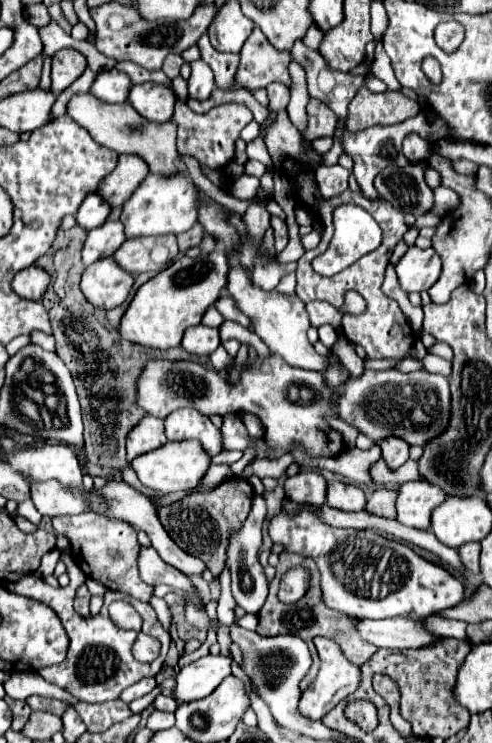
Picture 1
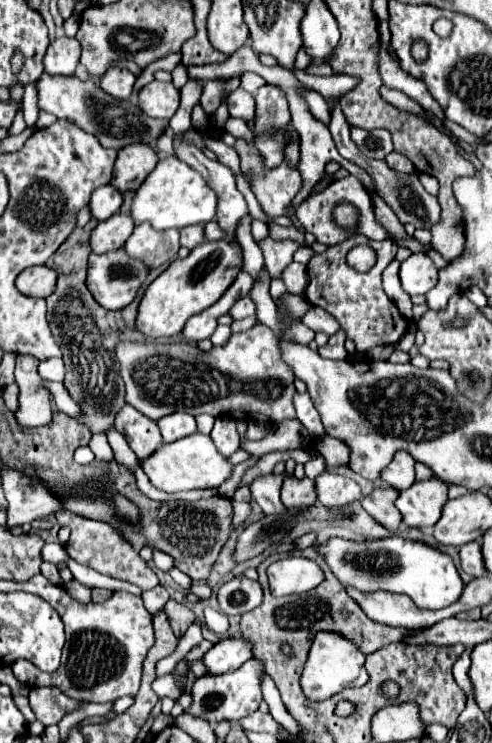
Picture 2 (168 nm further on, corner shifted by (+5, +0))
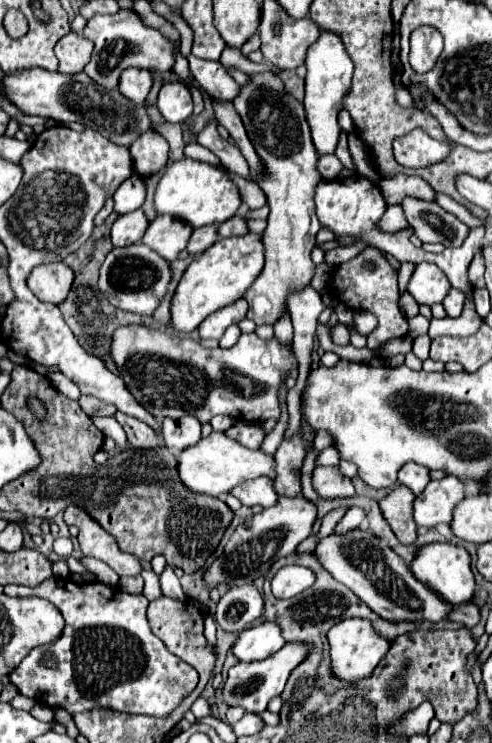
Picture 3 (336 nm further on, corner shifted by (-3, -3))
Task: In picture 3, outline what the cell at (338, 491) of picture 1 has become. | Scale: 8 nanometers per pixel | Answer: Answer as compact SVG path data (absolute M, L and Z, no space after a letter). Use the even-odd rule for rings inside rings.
M318 466L312 472L312 486L322 500L350 498L356 494L354 484L346 478L338 466Z

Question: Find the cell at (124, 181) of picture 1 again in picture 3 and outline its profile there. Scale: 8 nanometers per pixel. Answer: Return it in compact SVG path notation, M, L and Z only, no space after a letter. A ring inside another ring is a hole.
M154 130L140 136L130 146L130 156L134 162L134 172L142 178L160 172L168 160L168 142Z

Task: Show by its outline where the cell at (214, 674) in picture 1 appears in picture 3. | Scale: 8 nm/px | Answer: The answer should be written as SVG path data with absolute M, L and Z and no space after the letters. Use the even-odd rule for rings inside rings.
M262 622L258 626L246 628L238 634L232 654L238 662L256 662L272 656L284 646L280 628L270 622Z

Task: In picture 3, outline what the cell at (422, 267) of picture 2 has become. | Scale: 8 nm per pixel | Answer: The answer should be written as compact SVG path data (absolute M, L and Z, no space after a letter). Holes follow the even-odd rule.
M422 262L416 266L410 282L408 282L408 292L414 296L418 304L436 304L442 302L444 296L450 290L450 282L446 280L446 274L430 262Z

